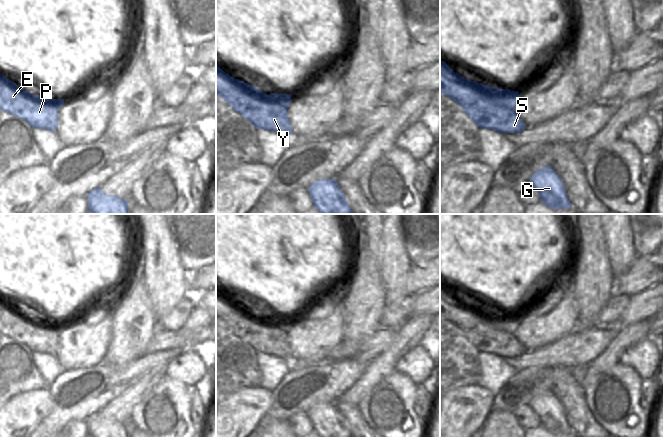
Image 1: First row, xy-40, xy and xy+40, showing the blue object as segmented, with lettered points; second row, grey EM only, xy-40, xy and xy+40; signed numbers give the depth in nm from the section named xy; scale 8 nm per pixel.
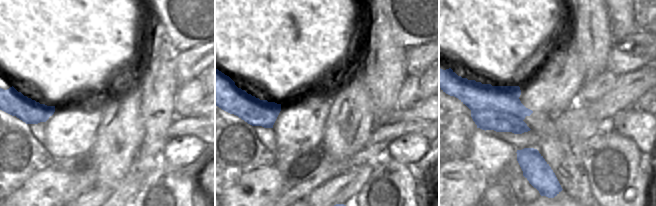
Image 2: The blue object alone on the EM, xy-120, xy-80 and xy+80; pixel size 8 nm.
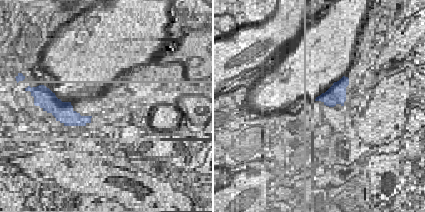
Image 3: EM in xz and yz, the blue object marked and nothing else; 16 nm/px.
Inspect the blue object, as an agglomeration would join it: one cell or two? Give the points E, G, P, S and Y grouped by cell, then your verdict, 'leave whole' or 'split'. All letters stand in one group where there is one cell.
E P S Y / G | split

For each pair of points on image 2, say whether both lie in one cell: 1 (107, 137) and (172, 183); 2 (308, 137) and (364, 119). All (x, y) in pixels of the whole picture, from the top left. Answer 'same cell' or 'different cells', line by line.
1: different cells
2: different cells

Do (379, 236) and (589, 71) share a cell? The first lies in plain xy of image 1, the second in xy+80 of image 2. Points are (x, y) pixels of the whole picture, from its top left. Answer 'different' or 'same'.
same

